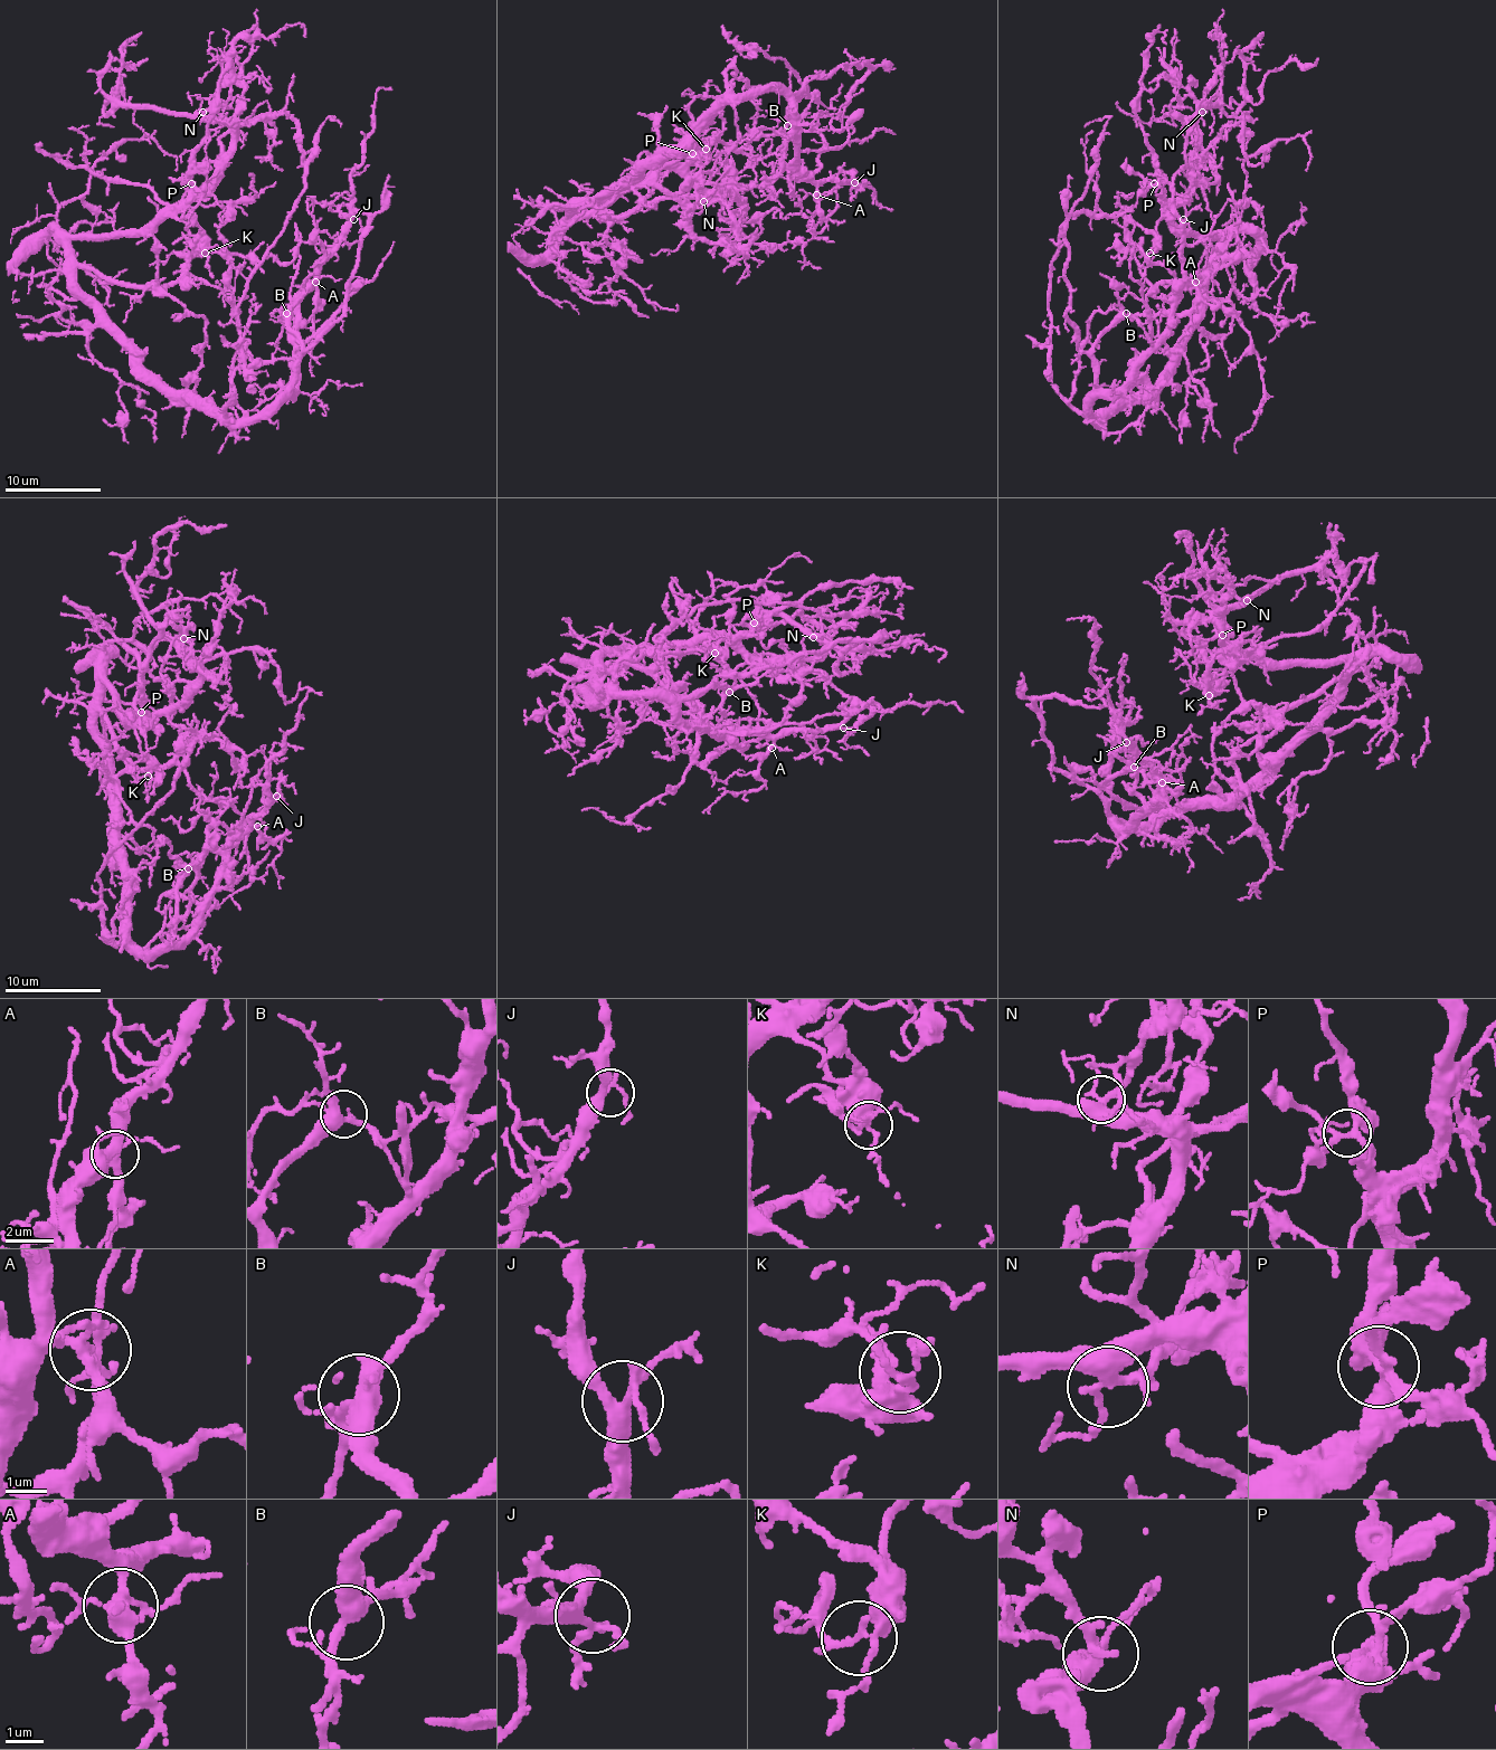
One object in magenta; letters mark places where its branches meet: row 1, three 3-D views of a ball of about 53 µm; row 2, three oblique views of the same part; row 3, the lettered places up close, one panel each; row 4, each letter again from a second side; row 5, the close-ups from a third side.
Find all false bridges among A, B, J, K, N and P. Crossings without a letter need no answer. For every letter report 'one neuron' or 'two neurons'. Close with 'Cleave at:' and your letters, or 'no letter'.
A: one neuron
B: one neuron
J: one neuron
K: one neuron
N: one neuron
P: one neuron
Cleave at: no letter

